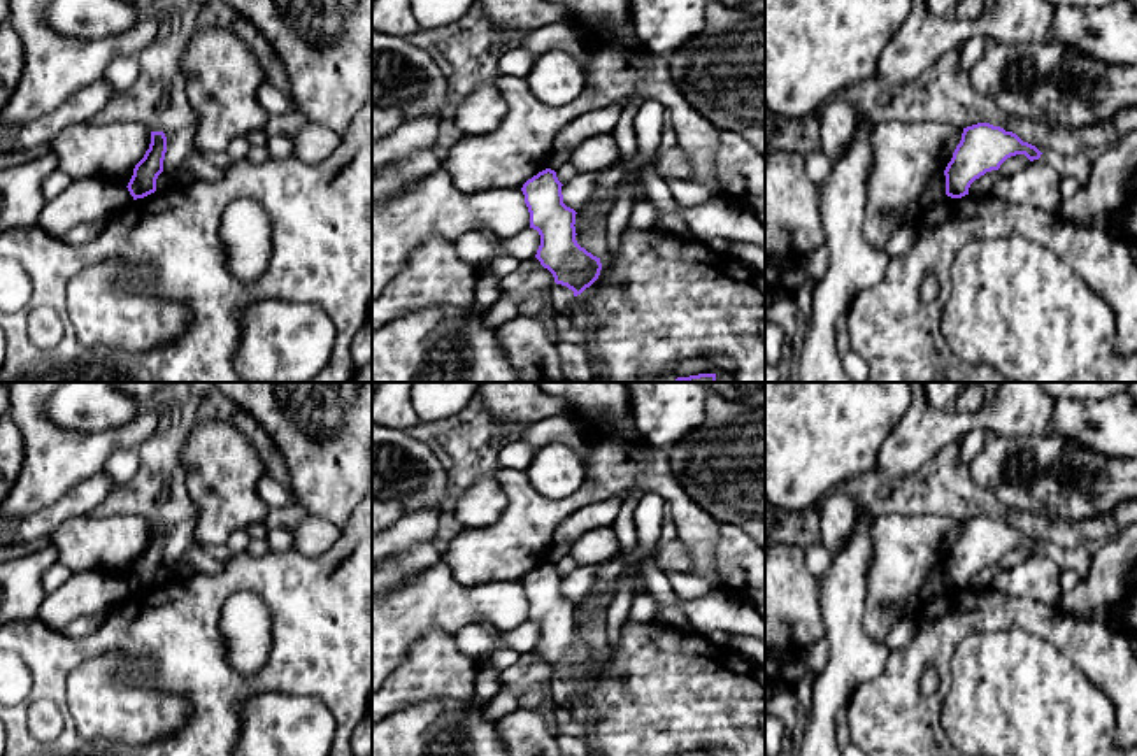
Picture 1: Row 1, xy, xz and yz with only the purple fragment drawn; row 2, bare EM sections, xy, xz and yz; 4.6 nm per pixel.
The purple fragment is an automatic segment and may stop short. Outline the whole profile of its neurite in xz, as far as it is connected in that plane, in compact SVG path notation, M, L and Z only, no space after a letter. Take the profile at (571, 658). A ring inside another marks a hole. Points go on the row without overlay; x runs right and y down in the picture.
M546 561L528 572L521 584L530 621L540 628L535 651L553 667L556 677L567 679L577 689L598 672L602 656L577 637L577 605L563 596L561 579L556 565Z

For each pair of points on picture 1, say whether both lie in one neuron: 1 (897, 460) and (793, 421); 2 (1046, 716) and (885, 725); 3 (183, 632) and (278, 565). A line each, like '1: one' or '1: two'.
1: two
2: two
3: one

